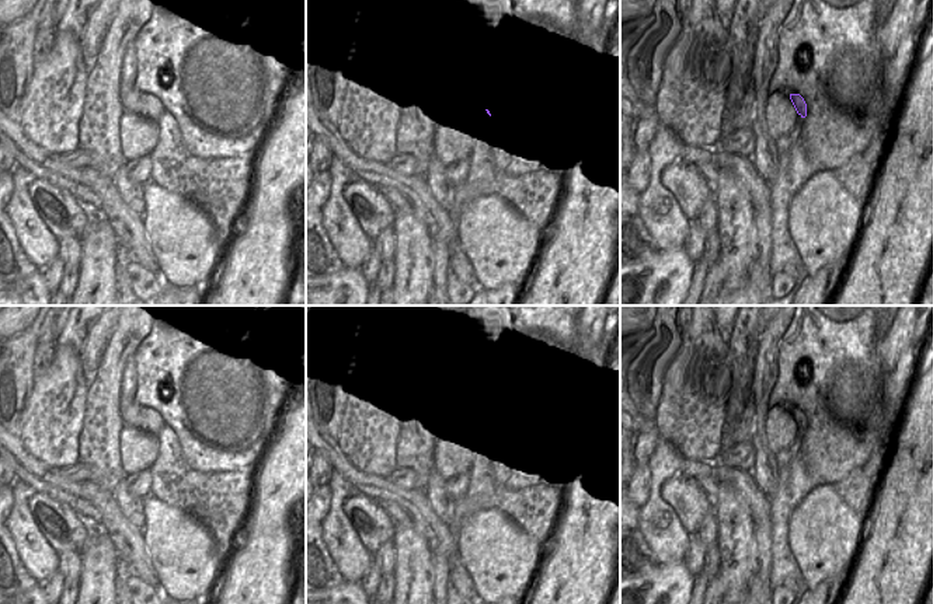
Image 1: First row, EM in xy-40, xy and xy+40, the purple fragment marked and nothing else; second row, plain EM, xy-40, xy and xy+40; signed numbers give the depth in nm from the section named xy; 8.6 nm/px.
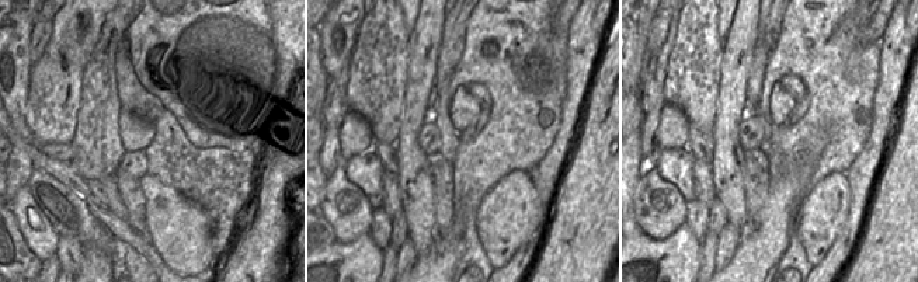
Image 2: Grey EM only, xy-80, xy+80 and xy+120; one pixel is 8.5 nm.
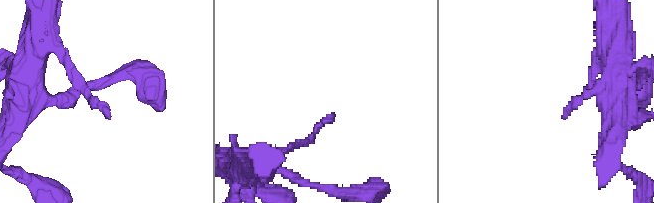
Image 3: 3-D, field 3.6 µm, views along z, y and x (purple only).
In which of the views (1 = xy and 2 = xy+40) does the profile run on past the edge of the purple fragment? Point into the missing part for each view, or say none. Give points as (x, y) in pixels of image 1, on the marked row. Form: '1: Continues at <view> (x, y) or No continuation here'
1: No continuation here
2: No continuation here.

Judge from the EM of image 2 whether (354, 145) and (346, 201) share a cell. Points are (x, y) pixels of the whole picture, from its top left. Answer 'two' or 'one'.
one

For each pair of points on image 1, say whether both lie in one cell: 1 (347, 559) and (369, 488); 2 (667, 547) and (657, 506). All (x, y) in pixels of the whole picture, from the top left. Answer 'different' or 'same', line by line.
1: different
2: same

